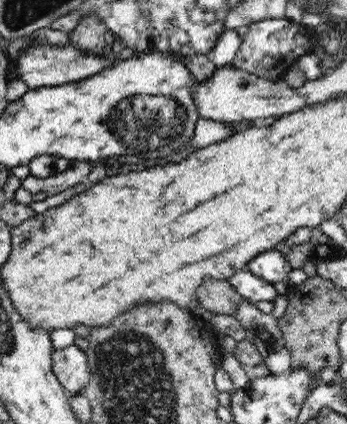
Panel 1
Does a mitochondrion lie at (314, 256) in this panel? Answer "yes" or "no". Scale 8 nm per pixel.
no

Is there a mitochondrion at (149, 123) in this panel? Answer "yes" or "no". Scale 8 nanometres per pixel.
yes

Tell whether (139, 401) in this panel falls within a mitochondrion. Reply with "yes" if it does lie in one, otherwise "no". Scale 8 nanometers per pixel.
yes

